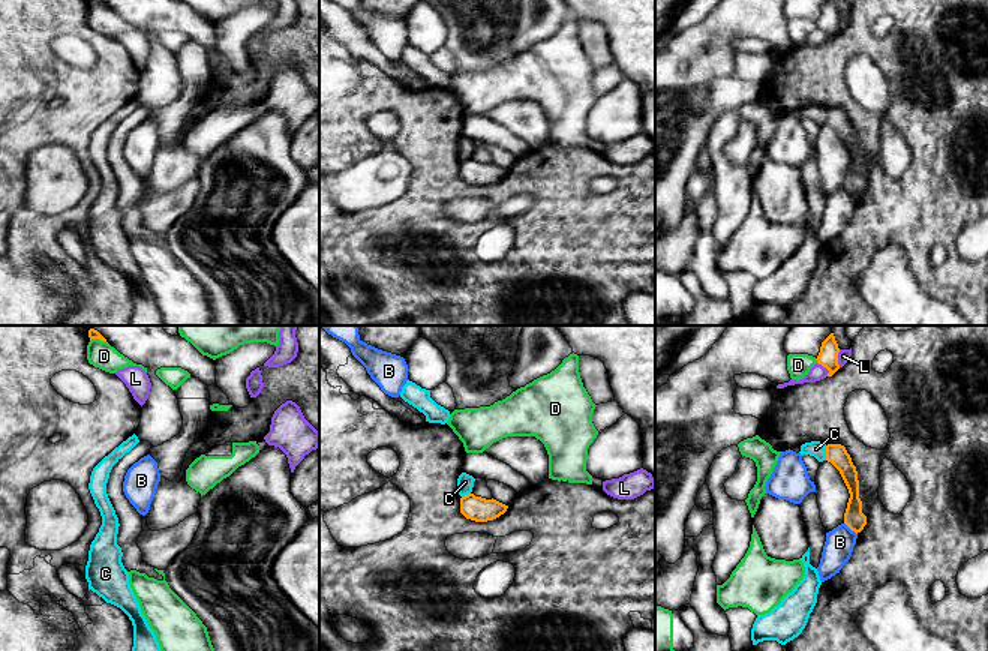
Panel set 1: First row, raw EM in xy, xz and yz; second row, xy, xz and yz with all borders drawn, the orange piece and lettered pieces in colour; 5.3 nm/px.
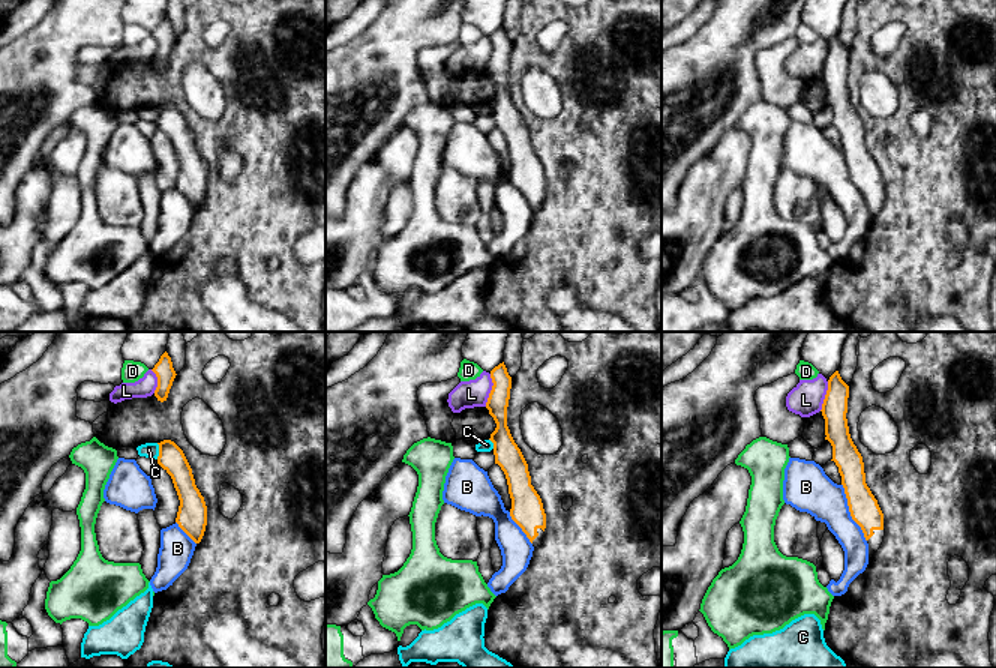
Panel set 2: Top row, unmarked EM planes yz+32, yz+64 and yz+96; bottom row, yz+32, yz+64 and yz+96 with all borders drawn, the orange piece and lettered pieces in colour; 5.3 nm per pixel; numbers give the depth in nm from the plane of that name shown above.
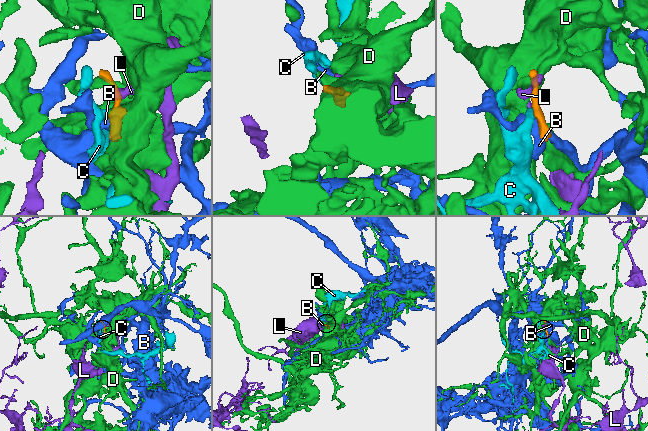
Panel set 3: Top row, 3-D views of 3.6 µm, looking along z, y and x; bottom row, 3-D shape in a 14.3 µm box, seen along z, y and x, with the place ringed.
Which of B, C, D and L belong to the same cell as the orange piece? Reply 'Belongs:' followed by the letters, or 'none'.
Belongs: none

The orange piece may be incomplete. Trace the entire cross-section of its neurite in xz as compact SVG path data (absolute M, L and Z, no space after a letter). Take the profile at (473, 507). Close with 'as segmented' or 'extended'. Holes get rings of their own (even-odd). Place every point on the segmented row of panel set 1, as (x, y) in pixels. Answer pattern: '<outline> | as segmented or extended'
M468 494L460 498L460 513L475 522L487 522L499 518L507 512L508 506L496 501Z | as segmented

